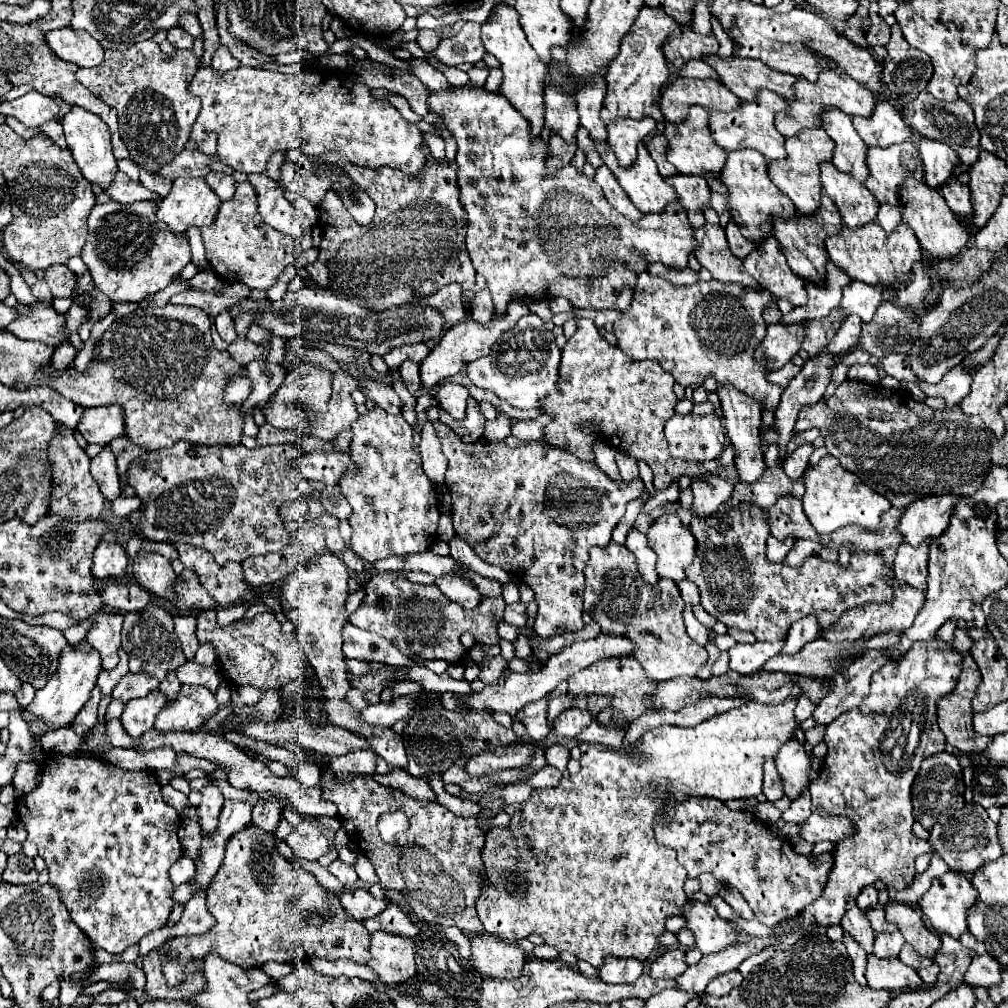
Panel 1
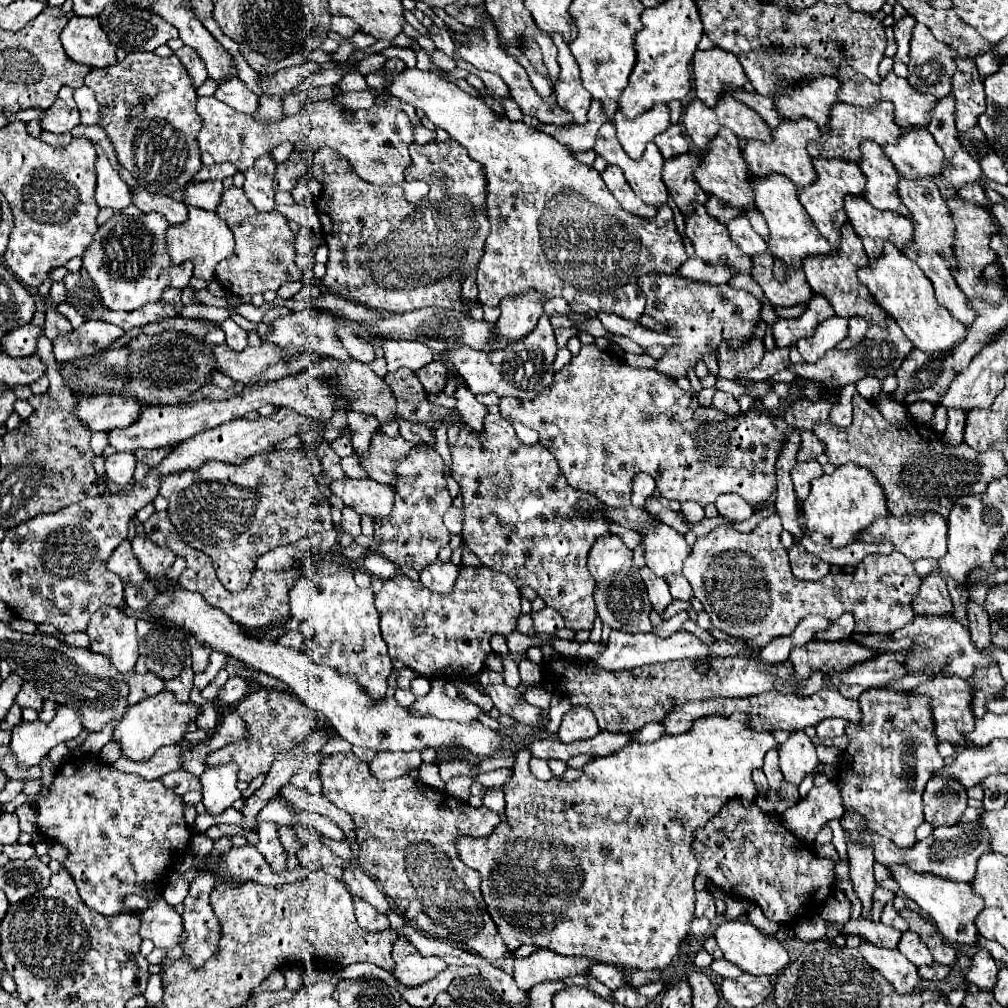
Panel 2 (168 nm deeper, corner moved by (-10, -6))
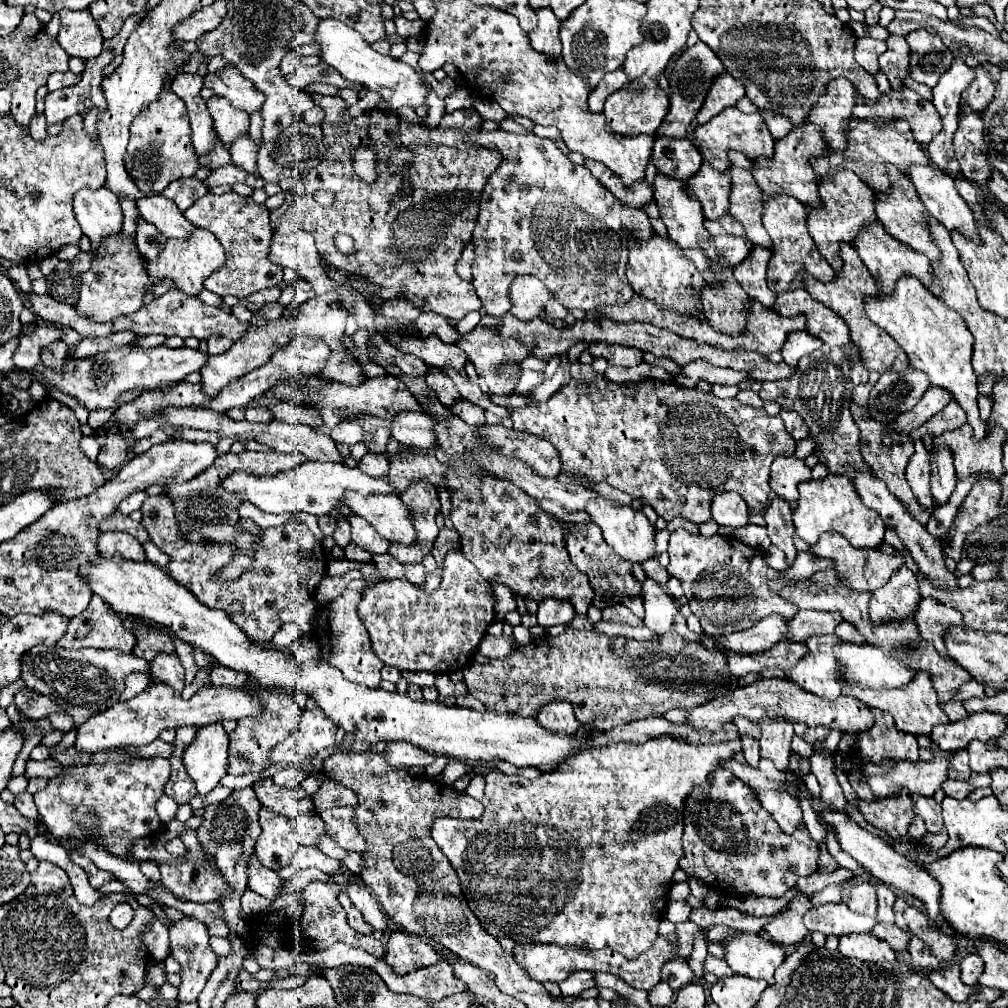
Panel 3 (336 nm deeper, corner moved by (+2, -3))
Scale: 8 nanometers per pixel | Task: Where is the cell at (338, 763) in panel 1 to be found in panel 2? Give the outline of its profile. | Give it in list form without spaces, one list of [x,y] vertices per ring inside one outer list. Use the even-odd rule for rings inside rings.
[[[382,751],[382,753],[376,753],[376,757],[368,765],[374,779],[388,781],[388,779],[402,777],[412,767],[420,767],[420,763],[422,763],[420,751],[410,751],[410,753]]]

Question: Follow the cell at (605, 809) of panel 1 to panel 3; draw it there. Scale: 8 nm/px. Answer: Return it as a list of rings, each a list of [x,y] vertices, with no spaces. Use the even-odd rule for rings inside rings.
[[[660,736],[656,740],[648,740],[646,744],[612,744],[600,748],[582,750],[578,756],[572,756],[558,768],[540,774],[536,780],[528,780],[522,776],[506,776],[498,768],[492,768],[486,774],[486,790],[484,790],[484,814],[476,820],[460,820],[460,818],[436,818],[430,828],[430,836],[436,840],[440,850],[448,856],[450,864],[454,866],[460,888],[468,906],[472,908],[474,916],[482,922],[482,926],[494,938],[512,938],[516,944],[558,944],[558,946],[576,946],[584,950],[600,950],[612,948],[624,954],[626,958],[636,958],[648,948],[654,946],[658,938],[658,922],[666,914],[668,890],[672,886],[672,874],[678,868],[678,860],[682,858],[682,808],[686,796],[694,788],[708,790],[708,774],[714,772],[722,760],[732,760],[732,754],[740,750],[740,738],[728,742],[714,742],[714,744],[698,744],[692,746],[686,740],[676,740],[672,736]]]

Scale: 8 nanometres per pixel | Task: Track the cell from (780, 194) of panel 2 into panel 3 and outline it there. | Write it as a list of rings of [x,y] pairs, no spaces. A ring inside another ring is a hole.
[[[776,196],[776,198],[768,198],[764,202],[762,222],[764,222],[764,228],[768,230],[768,234],[772,238],[772,246],[774,246],[772,248],[774,256],[768,264],[768,288],[776,294],[804,288],[804,280],[808,276],[812,276],[820,282],[832,282],[836,278],[836,272],[820,256],[812,236],[808,234],[806,214],[808,214],[808,208],[804,208],[804,204],[800,204],[792,196]]]

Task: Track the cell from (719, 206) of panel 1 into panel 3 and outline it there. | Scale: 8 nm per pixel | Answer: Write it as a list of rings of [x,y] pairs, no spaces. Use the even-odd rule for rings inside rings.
[[[704,162],[696,176],[692,178],[692,182],[688,184],[696,198],[700,200],[706,218],[720,218],[724,212],[728,212],[728,176],[720,174],[716,168]]]

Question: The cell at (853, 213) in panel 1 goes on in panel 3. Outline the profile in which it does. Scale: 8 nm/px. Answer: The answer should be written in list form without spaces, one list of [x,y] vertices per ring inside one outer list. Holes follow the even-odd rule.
[[[874,222],[872,226],[868,226],[866,230],[862,230],[854,242],[856,246],[856,252],[860,254],[864,266],[868,268],[868,272],[872,274],[872,278],[876,280],[878,288],[882,294],[892,294],[894,292],[894,286],[896,286],[896,280],[900,276],[916,276],[926,288],[928,284],[934,280],[934,272],[932,272],[932,266],[930,266],[930,260],[918,252],[914,252],[912,248],[900,244],[898,240],[892,240],[892,236],[888,236],[884,232],[884,226],[880,226],[878,222]]]

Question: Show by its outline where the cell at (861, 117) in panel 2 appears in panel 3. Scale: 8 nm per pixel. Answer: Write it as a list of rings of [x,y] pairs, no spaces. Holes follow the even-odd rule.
[[[850,120],[850,130],[846,132],[848,138],[848,150],[846,152],[836,152],[830,150],[828,156],[824,158],[812,158],[812,168],[818,176],[826,178],[832,176],[838,168],[840,170],[850,170],[854,172],[862,182],[866,182],[870,188],[888,188],[888,174],[884,172],[884,164],[894,164],[900,172],[908,174],[908,168],[912,164],[928,164],[928,156],[924,152],[924,148],[914,140],[912,130],[908,126],[908,122],[904,120],[896,120],[896,122],[888,122],[884,126],[876,124],[876,122],[862,122],[862,120]]]

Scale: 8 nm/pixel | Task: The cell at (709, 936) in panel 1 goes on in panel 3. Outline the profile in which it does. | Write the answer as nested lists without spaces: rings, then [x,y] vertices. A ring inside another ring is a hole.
[[[744,932],[730,942],[724,942],[724,948],[726,962],[736,974],[762,978],[770,986],[774,984],[774,970],[786,960],[786,954],[776,942],[752,932]]]

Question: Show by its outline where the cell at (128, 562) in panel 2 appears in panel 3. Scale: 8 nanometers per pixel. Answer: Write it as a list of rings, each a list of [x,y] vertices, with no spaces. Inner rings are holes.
[[[106,532],[106,534],[100,534],[98,550],[104,556],[118,554],[118,556],[134,560],[134,562],[144,562],[146,560],[142,544],[136,538],[124,534],[124,532]]]

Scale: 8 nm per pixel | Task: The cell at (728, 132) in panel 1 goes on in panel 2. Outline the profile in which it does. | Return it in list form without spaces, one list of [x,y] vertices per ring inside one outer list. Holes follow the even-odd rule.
[[[782,119],[780,125],[776,129],[772,129],[772,143],[744,143],[744,147],[740,151],[742,151],[744,161],[748,163],[748,169],[752,171],[752,175],[782,173],[796,187],[806,187],[816,179],[810,155],[806,153],[806,143],[816,137],[820,137],[820,129],[810,119],[796,119],[796,121]]]

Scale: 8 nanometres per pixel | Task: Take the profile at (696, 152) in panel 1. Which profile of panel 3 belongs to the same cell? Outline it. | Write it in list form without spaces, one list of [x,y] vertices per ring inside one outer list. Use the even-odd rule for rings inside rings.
[[[730,152],[730,174],[732,174],[732,192],[730,192],[730,216],[734,216],[746,230],[746,238],[762,248],[772,248],[768,232],[762,226],[764,214],[764,194],[760,192],[756,180],[752,180],[752,160],[740,152]]]

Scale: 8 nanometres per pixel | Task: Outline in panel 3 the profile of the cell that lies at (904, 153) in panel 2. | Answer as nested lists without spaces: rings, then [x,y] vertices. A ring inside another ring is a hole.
[[[932,164],[928,166],[912,166],[910,168],[910,180],[918,190],[920,200],[924,202],[924,206],[928,208],[928,212],[940,220],[948,232],[960,232],[966,238],[972,238],[976,244],[980,244],[980,236],[978,236],[978,228],[976,228],[976,218],[974,218],[974,210],[960,198],[960,194],[954,188],[954,178],[946,176],[942,170],[932,168]]]

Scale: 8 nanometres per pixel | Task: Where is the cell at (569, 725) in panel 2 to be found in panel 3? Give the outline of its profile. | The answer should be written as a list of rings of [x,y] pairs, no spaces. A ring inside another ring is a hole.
[[[552,700],[552,702],[548,702],[546,706],[542,706],[538,710],[536,718],[538,718],[538,722],[544,728],[548,728],[552,732],[564,730],[564,732],[572,734],[580,726],[578,720],[576,720],[576,716],[574,716],[574,712],[572,712],[572,704],[568,704],[568,700],[566,702],[564,700]]]

